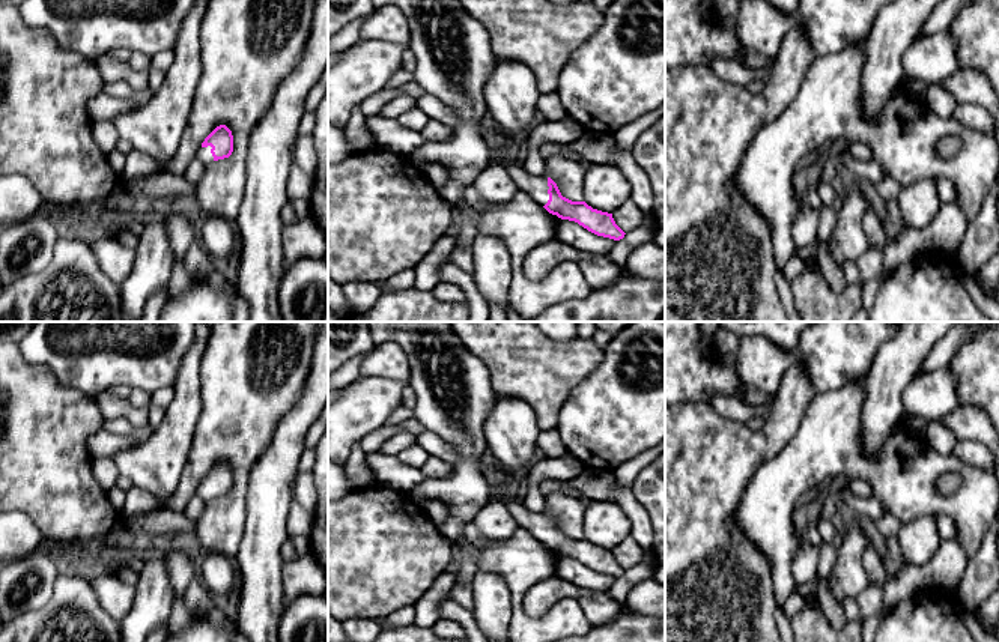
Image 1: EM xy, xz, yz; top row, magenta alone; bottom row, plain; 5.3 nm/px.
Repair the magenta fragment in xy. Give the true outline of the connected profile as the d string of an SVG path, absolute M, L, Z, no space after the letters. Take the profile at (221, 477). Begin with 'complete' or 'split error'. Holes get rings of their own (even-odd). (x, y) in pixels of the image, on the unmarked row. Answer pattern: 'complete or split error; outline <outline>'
split error; outline M226 462L217 463L202 480L196 495L205 501L229 495L233 489L233 472Z

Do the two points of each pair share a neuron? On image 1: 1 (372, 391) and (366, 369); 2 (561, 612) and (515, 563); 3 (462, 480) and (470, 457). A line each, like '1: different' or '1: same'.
1: different
2: same
3: same

